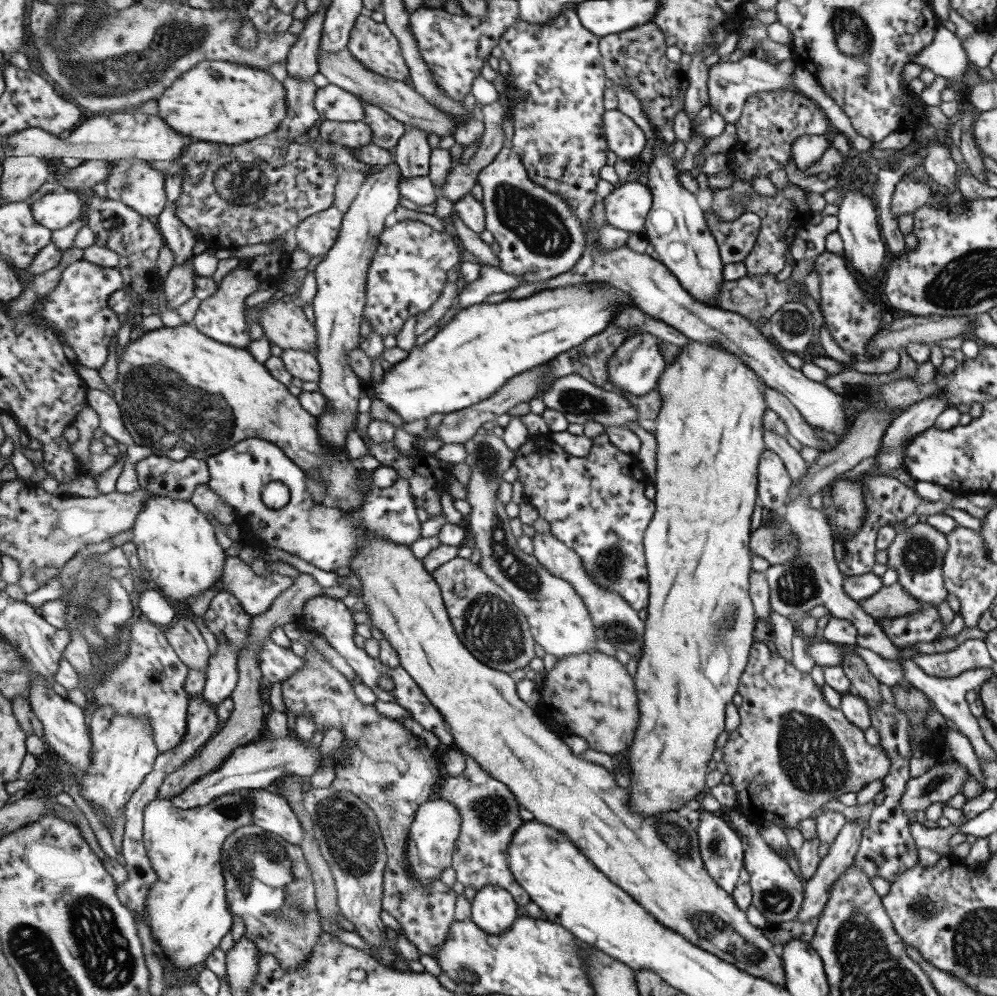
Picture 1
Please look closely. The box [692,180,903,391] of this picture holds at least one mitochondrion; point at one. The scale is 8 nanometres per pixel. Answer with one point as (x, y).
(794, 322)

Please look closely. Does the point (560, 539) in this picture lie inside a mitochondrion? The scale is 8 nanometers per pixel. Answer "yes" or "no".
no

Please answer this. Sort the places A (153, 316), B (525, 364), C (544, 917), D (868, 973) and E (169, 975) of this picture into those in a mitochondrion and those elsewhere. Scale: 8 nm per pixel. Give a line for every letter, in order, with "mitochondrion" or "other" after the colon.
A: other
B: other
C: other
D: mitochondrion
E: other

